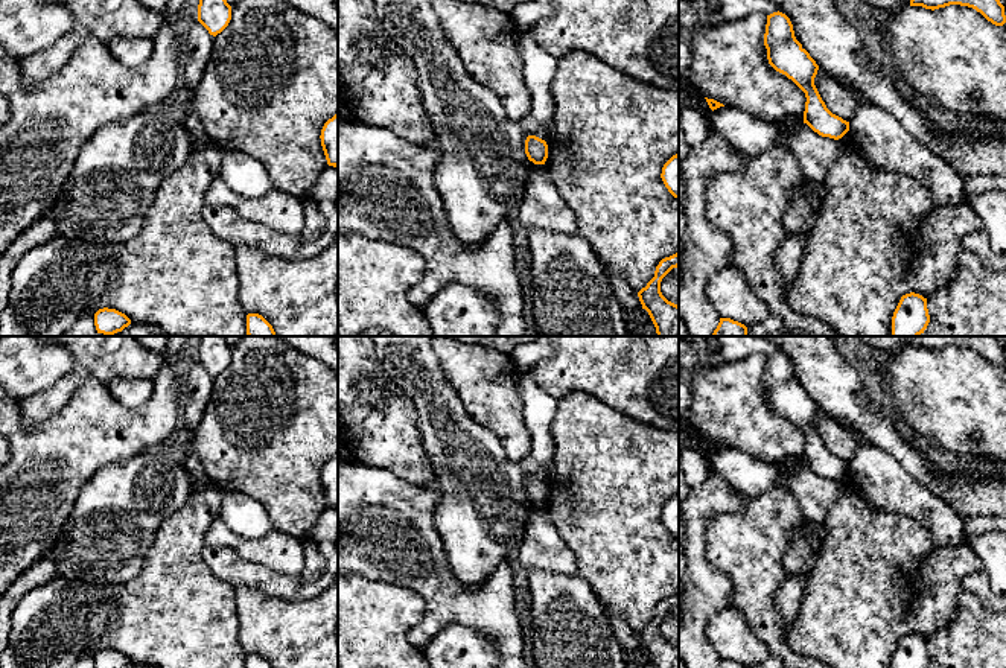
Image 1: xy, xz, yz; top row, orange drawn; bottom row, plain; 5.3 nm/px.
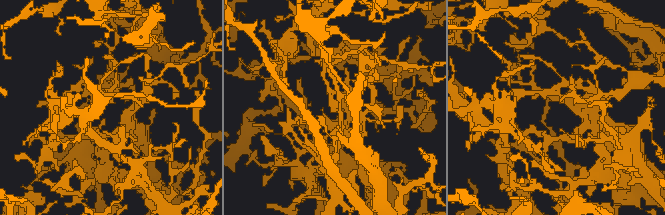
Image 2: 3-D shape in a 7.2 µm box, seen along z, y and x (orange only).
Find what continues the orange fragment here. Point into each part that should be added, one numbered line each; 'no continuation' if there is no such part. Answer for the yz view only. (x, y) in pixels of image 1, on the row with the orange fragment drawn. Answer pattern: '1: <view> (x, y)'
no continuation

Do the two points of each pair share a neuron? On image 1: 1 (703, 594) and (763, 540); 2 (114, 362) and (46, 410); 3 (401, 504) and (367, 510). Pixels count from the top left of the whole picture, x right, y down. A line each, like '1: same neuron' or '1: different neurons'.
1: different neurons
2: same neuron
3: same neuron

